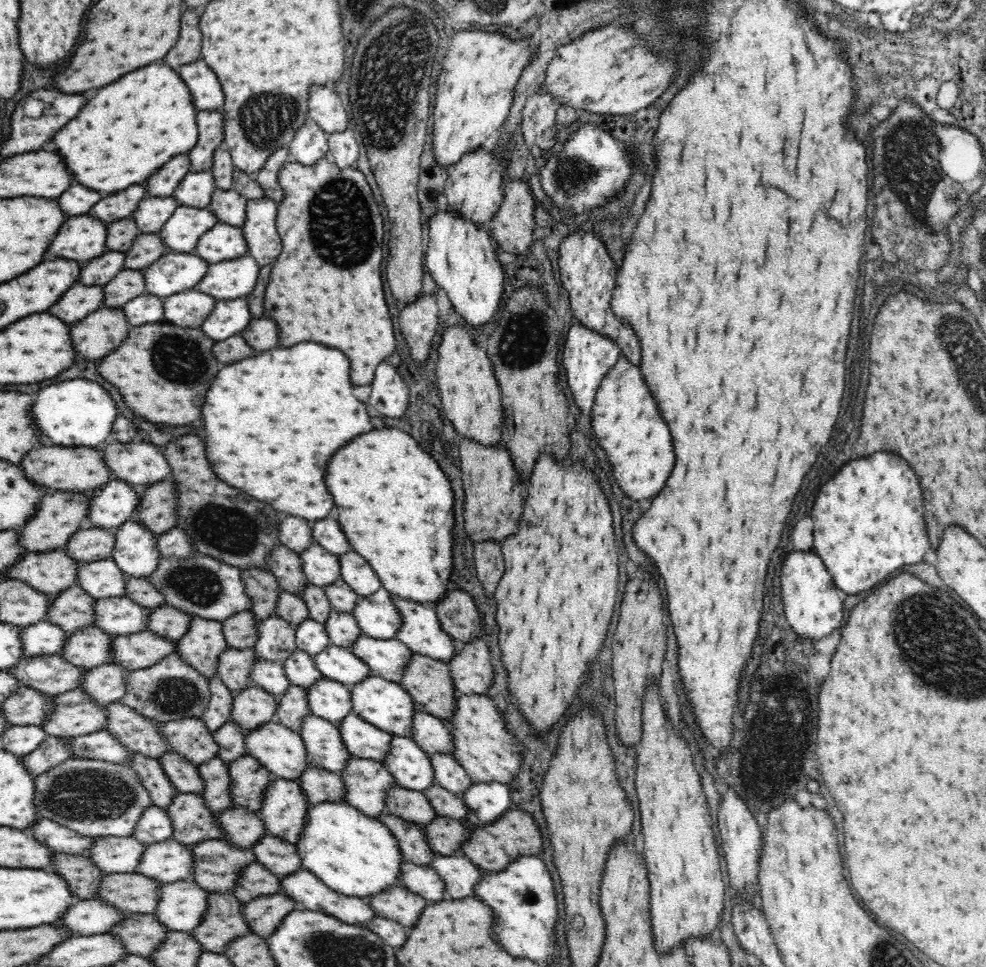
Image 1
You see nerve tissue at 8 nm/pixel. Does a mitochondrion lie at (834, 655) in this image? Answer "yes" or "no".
no

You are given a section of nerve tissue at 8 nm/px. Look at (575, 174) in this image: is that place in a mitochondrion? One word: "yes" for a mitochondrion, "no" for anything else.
yes

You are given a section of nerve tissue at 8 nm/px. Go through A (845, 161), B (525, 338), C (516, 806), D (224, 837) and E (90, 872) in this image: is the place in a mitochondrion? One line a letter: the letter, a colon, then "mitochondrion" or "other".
A: other
B: mitochondrion
C: other
D: other
E: other

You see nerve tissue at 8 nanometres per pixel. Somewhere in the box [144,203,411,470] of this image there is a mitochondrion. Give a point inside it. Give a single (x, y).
(177, 358)

